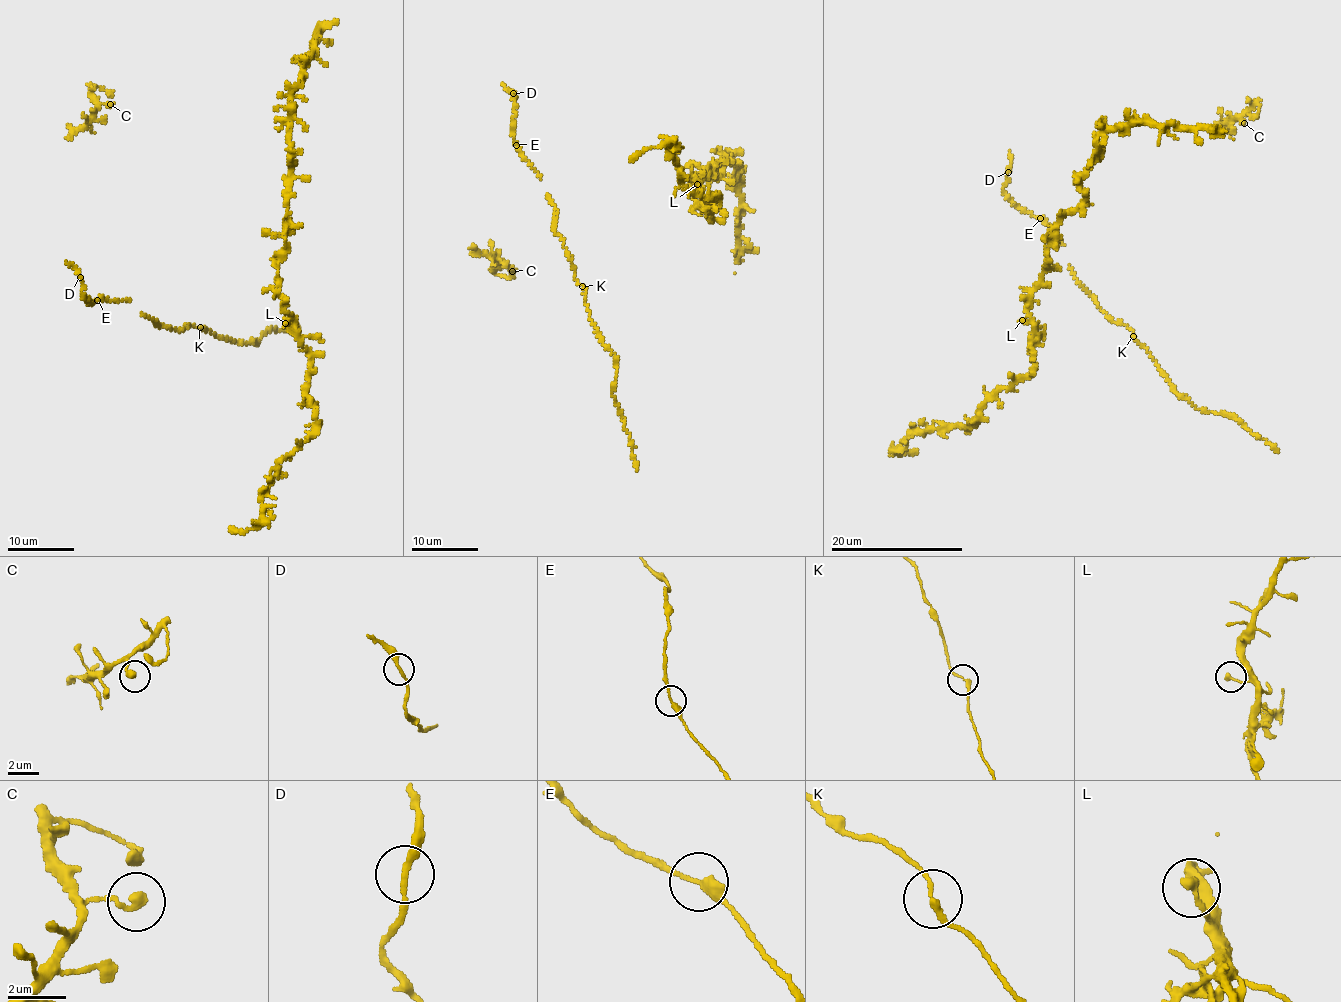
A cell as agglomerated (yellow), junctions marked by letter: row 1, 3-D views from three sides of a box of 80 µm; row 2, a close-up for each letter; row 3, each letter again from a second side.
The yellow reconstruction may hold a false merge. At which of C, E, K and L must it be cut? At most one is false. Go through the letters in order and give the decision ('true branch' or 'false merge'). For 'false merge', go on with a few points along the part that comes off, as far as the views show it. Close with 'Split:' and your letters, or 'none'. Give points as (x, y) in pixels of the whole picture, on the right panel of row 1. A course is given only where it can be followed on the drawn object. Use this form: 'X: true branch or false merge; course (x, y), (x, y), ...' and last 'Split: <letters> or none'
C: true branch
E: true branch
K: true branch
L: true branch
Split: none

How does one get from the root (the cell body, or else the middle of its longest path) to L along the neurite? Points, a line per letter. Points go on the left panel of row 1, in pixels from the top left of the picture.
L: (263, 291), (274, 289), (279, 293), (284, 312), (291, 318), (285, 323)

